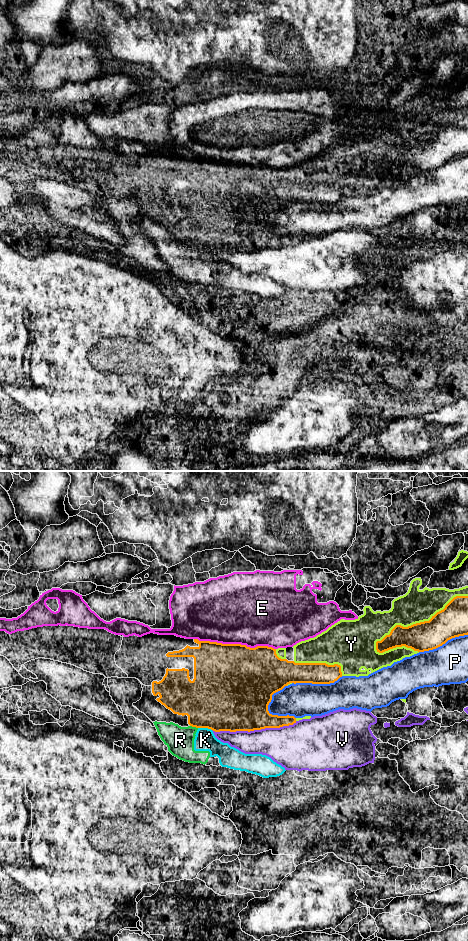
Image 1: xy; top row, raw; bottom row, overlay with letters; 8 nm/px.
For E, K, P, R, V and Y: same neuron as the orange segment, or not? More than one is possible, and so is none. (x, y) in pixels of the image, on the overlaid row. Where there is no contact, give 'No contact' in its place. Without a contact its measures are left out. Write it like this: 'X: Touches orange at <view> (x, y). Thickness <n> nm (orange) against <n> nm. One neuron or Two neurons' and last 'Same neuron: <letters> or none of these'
E: Touches orange at xy (235, 644). Thickness 500 nm (orange) against 500 nm. Two neurons
K: Touches orange at xy (205, 727). Thickness 500 nm (orange) against 170 nm. Two neurons
P: Touches orange at xy (267, 710). Thickness 480 nm (orange) against 260 nm. Two neurons
R: Touches orange at xy (194, 726). Thickness 440 nm (orange) against 220 nm. Two neurons
V: Touches orange at xy (254, 729). Thickness 460 nm (orange) against 280 nm. Two neurons
Y: Touches orange at xy (416, 623). Thickness 240 nm (orange) against 260 nm. Two neurons
Same neuron: none of these

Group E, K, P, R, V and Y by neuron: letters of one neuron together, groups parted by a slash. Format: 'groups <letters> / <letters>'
groups E / K R / P / V / Y

